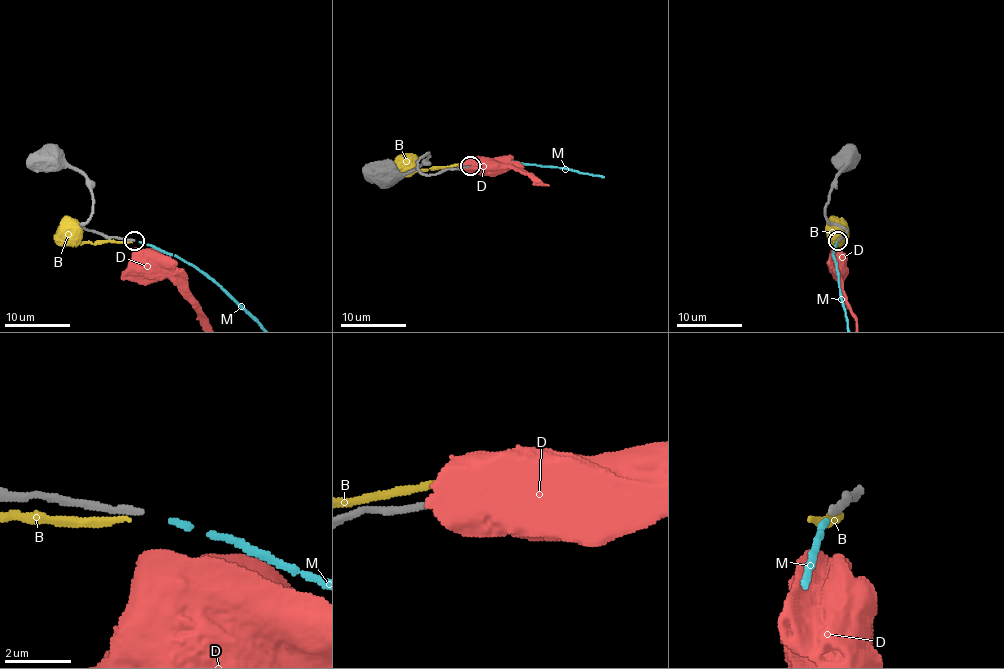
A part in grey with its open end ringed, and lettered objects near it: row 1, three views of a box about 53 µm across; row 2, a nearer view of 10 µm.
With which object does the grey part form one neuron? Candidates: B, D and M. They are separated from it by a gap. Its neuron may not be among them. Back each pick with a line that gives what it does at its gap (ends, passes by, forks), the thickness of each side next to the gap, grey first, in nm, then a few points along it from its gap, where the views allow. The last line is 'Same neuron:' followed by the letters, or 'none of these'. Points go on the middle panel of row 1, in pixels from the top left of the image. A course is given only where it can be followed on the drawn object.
M: it ends; calibres 200 and 170 nm
Same neuron: M

